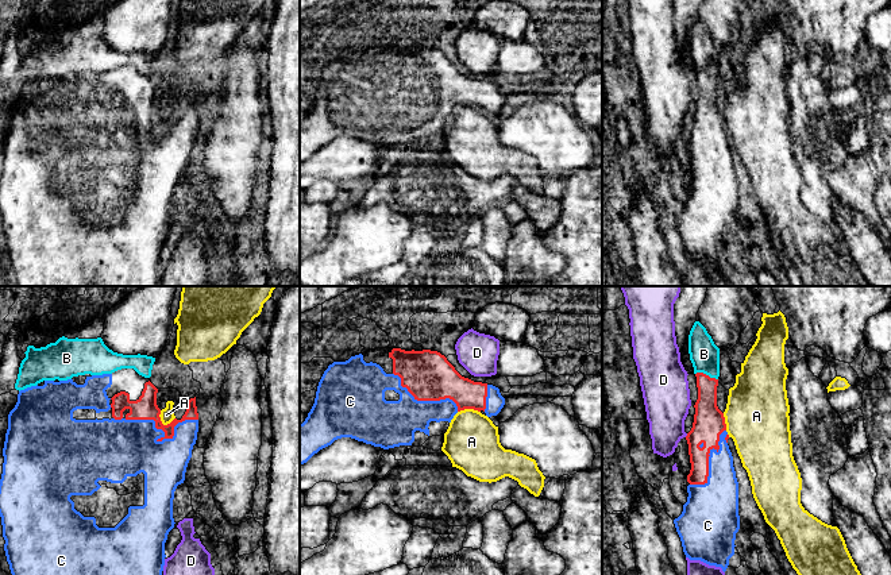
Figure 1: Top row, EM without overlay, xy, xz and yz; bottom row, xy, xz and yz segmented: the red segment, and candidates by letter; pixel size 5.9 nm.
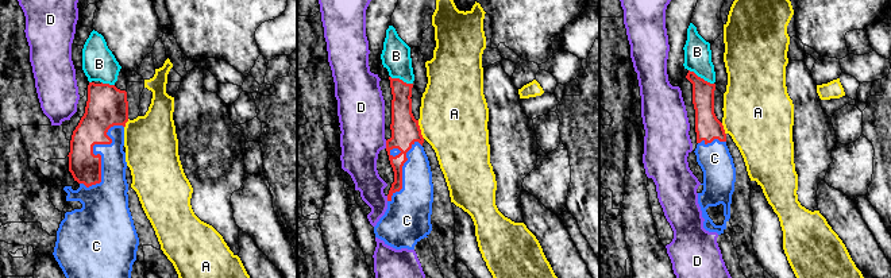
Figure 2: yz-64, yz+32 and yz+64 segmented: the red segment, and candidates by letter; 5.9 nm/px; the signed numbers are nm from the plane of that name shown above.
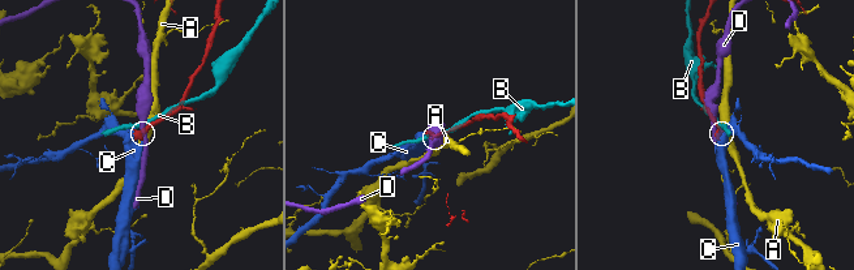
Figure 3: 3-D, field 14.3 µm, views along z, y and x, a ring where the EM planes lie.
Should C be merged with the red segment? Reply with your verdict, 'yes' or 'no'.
yes

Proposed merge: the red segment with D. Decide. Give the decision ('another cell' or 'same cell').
another cell

